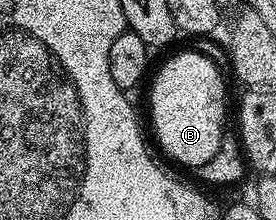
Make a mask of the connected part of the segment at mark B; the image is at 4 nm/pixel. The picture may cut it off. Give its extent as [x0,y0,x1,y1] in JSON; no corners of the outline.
[150,51,228,169]

